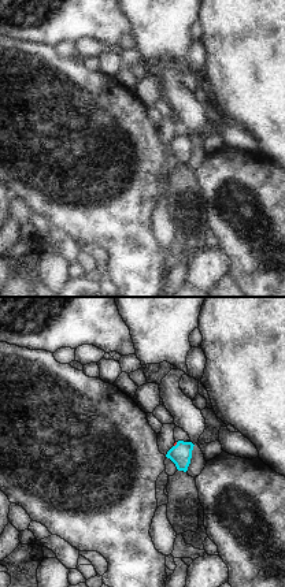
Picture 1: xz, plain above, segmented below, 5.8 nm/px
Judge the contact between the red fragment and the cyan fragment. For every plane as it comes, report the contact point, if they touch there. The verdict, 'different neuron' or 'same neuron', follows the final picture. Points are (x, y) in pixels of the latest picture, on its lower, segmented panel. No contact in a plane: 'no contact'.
(176, 444)

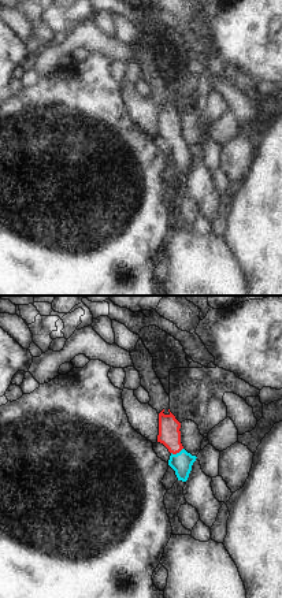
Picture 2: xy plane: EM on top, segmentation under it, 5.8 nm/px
(177, 452)

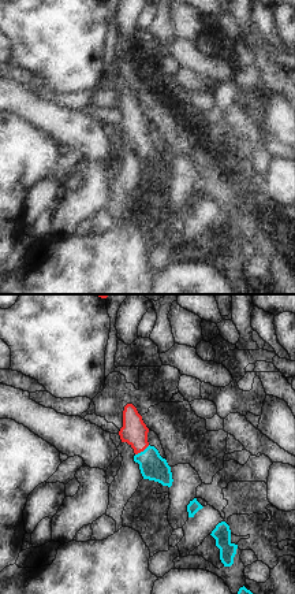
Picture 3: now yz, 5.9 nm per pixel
(142, 450)

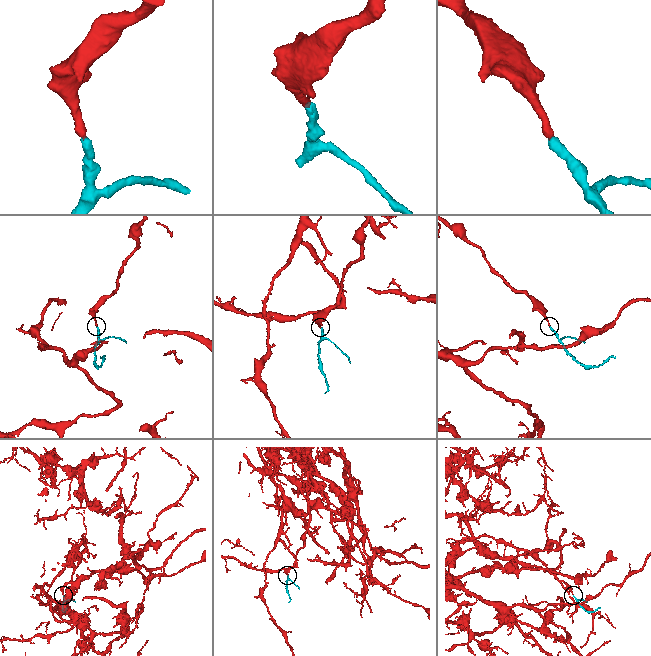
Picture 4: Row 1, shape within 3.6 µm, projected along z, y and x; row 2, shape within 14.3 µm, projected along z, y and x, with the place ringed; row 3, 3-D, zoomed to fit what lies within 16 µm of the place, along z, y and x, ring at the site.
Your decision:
same neuron

